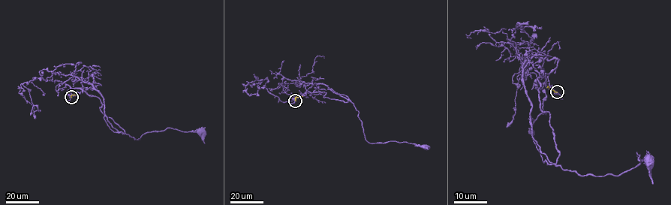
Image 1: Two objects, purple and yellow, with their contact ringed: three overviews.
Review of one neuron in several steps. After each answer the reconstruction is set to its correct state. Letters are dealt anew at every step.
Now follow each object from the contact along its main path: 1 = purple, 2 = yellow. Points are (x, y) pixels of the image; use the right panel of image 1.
1: (557, 91), (549, 74), (538, 78), (555, 164), (597, 176), (633, 169), (636, 153), (649, 161)
2: (557, 91), (548, 85)

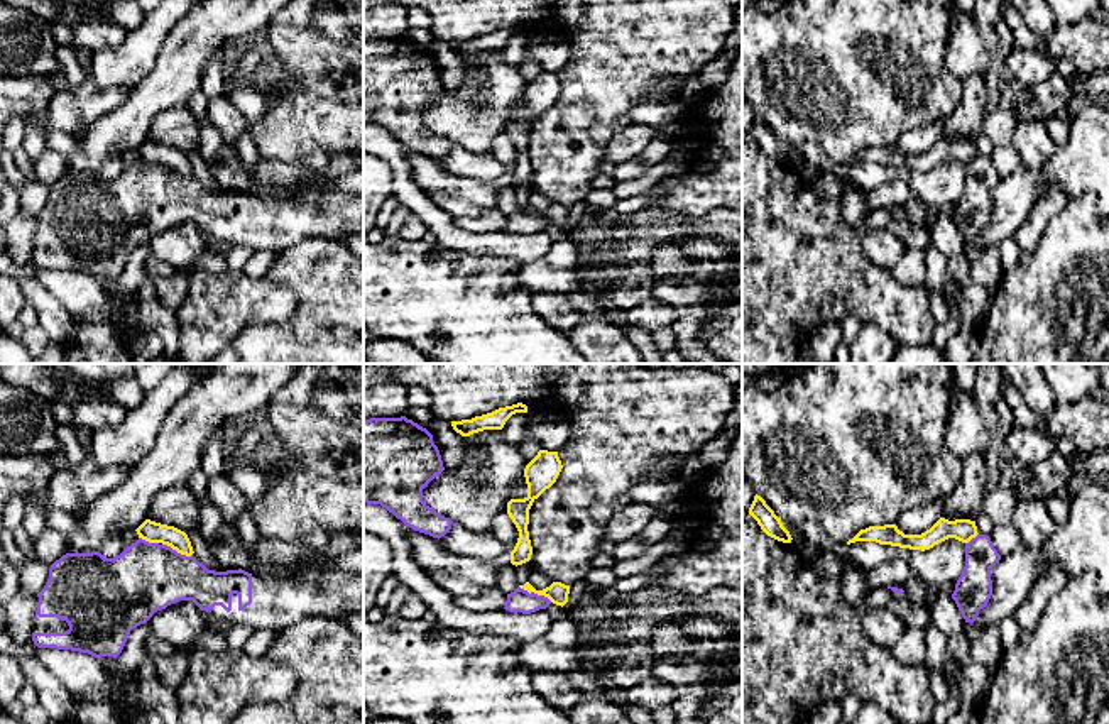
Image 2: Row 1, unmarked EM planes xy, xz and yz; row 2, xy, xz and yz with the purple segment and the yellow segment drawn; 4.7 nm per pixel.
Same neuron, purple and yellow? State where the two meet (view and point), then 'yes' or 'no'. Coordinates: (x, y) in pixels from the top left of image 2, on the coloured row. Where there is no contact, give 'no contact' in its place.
contact xz (536, 594); no

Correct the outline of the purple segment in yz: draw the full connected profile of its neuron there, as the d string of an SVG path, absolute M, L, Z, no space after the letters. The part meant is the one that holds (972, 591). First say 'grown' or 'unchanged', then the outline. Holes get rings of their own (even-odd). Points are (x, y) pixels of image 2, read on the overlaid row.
unchanged; M977 535L965 543L965 567L955 584L952 599L965 623L974 623L992 595L991 568L1001 555L987 535Z

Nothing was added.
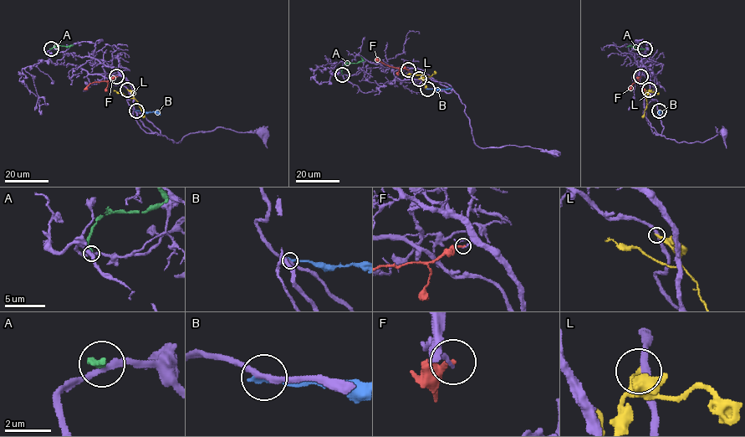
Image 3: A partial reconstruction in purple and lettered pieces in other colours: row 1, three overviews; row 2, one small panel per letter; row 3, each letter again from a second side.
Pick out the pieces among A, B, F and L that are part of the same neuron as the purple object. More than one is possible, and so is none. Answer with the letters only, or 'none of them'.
none of them

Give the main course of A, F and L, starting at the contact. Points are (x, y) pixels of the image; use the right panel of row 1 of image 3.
A: (645, 48), (626, 47)
F: (640, 76), (630, 89)
L: (649, 89), (642, 117)

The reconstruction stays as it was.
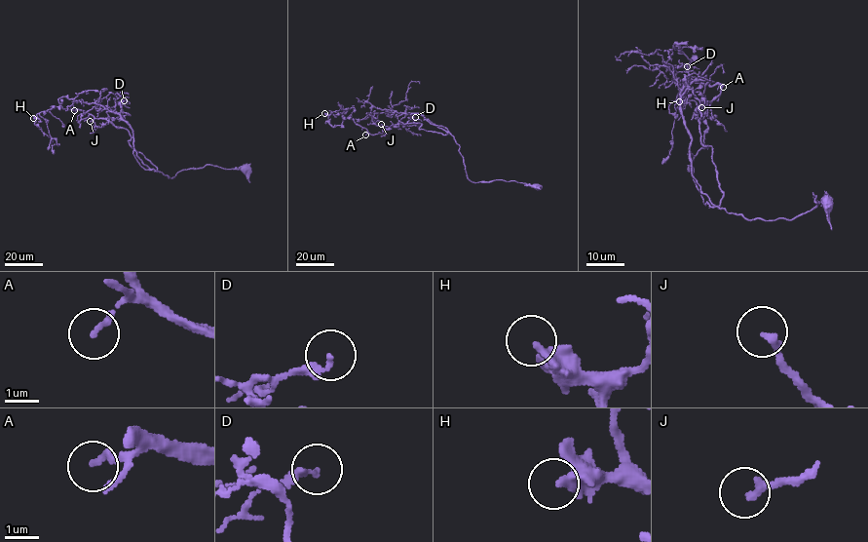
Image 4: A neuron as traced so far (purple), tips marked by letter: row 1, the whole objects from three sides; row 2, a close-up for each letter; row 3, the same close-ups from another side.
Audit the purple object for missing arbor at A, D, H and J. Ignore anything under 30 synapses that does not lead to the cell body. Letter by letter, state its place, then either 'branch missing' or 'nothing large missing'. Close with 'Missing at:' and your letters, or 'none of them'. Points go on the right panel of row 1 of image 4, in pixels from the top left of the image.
A: place (723, 87); nothing large missing
D: place (687, 66); nothing large missing
H: place (679, 101); nothing large missing
J: place (701, 107); branch missing
Missing at: J

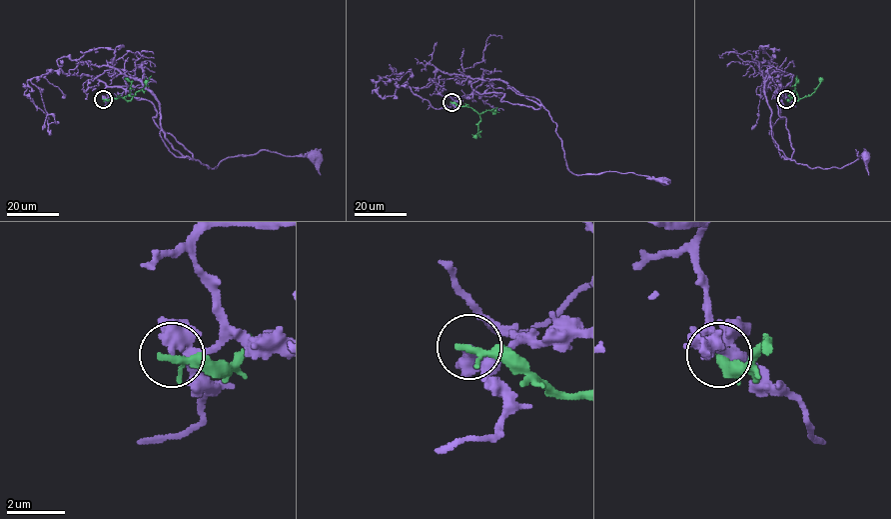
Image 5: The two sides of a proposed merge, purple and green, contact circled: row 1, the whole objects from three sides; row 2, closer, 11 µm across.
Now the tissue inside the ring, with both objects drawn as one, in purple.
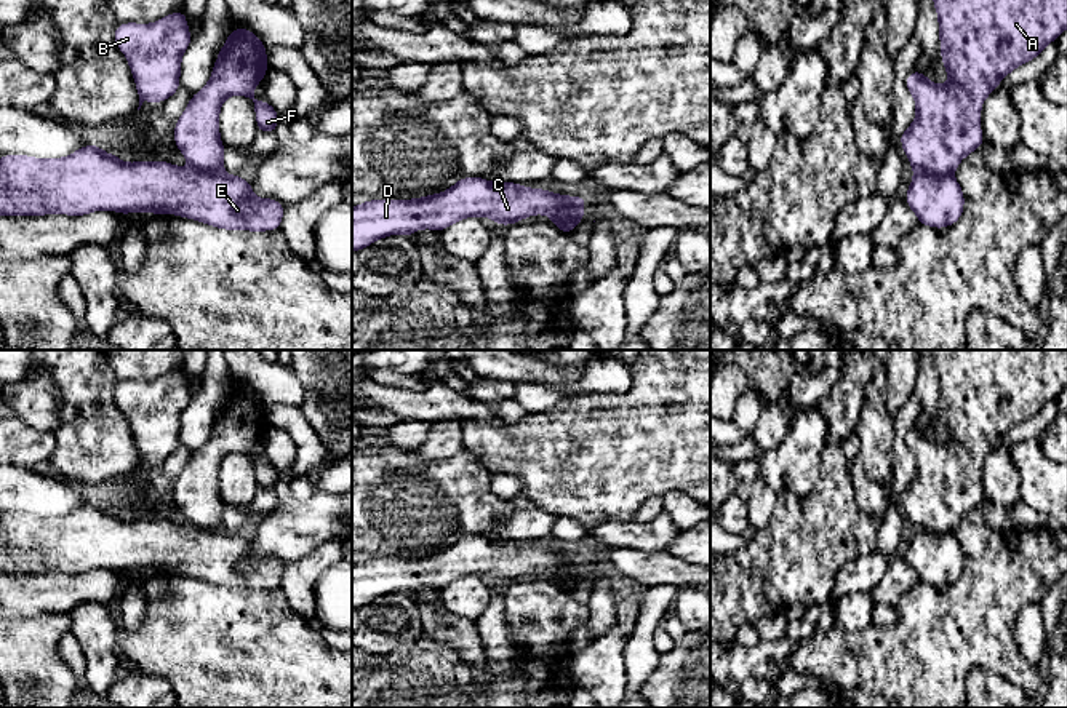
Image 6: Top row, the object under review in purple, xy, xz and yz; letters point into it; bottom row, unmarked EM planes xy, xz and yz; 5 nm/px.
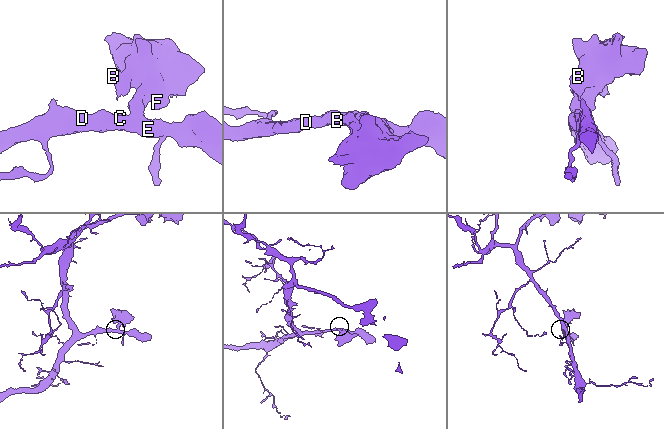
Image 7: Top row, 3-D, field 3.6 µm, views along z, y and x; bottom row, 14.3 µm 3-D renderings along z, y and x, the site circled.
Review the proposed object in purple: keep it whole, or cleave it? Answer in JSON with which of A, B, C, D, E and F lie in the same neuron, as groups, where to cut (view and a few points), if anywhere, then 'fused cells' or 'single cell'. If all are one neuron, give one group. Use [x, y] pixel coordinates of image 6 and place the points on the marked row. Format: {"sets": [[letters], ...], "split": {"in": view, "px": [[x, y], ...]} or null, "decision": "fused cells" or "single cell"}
{"sets": [["A", "B", "F"], ["C", "D", "E"]], "split": {"in": "xz", "px": [[579, 208], [575, 208], [557, 226]]}, "decision": "fused cells"}

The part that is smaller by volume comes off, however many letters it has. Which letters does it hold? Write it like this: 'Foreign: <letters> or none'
Foreign: A, B, F

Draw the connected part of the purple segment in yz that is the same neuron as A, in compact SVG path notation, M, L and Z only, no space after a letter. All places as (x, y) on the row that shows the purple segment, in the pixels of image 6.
M933 0L939 19L941 58L949 83L939 86L912 70L905 86L915 97L917 115L899 136L915 171L952 174L973 150L981 149L984 99L1021 64L1037 58L1067 29L1067 0Z

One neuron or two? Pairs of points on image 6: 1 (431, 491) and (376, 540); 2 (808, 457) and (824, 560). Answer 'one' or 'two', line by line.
1: one
2: two

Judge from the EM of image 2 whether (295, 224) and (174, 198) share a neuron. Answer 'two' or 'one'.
one

